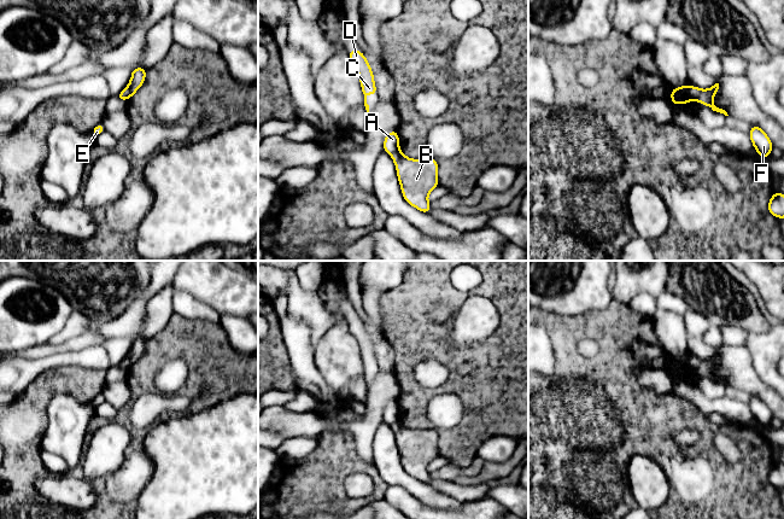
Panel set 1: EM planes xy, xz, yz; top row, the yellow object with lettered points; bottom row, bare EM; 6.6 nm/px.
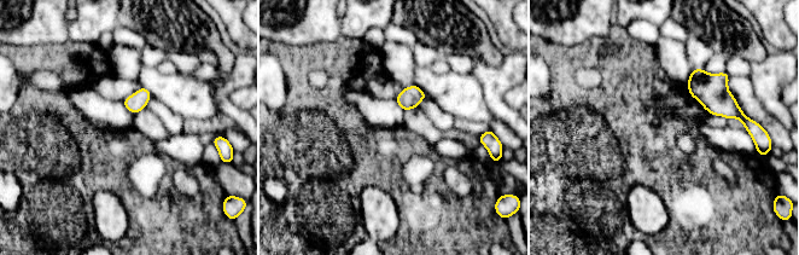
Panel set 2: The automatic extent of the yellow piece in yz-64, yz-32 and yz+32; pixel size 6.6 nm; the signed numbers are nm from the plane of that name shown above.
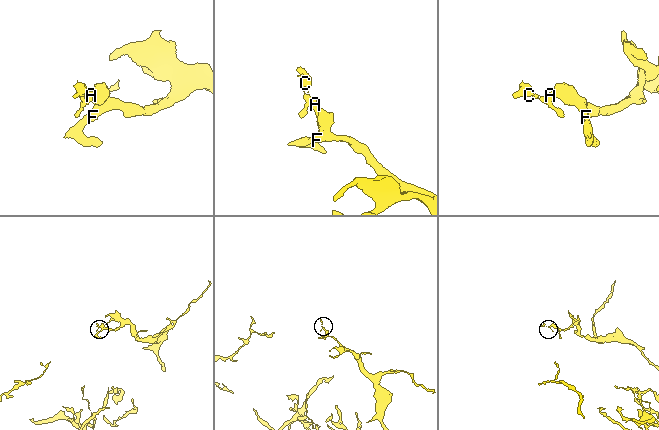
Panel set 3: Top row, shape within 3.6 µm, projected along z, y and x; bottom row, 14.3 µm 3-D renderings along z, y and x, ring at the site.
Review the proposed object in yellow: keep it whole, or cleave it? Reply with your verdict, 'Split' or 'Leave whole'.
Split

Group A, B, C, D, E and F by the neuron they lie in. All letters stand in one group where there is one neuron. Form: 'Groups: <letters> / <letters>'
Groups: A C D E / B F

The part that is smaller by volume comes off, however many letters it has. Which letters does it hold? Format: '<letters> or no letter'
A, C, D, E

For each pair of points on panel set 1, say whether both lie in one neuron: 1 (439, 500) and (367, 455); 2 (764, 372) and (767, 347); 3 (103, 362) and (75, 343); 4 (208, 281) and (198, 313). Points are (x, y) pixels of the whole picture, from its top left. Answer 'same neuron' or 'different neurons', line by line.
1: different neurons
2: same neuron
3: different neurons
4: different neurons

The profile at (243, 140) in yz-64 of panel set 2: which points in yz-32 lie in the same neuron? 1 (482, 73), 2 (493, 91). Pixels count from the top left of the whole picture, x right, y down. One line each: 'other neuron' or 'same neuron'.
1: other neuron
2: other neuron

